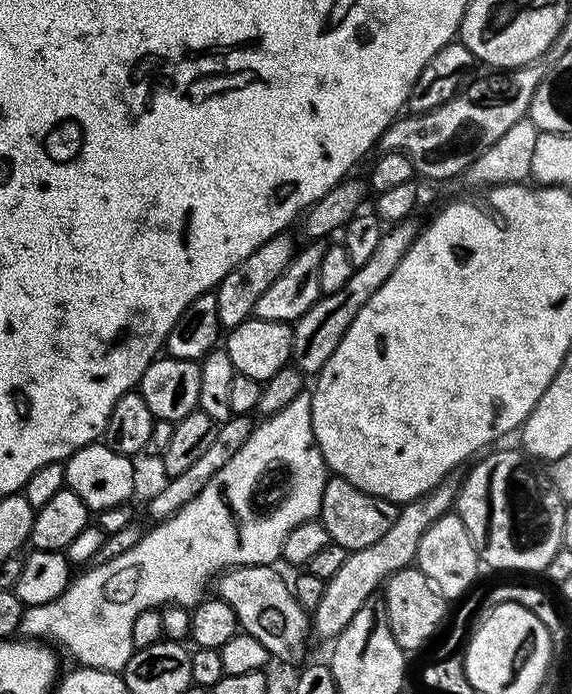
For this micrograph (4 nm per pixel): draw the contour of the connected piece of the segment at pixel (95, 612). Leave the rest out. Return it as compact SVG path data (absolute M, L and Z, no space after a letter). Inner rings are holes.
M307 391L300 392L290 406L278 410L276 416L261 419L253 427L245 445L238 450L234 458L222 467L202 492L190 502L186 502L174 516L161 520L149 532L141 535L140 541L130 550L104 565L92 564L87 570L75 577L67 590L54 602L42 606L25 607L20 623L20 632L37 642L51 643L57 649L65 648L76 659L77 665L97 668L103 672L119 673L134 651L130 638L130 626L142 610L155 608L160 610L167 605L180 605L191 609L205 599L204 592L213 583L214 578L230 568L245 568L255 564L275 565L281 559L282 542L294 526L320 516L322 498L330 473L316 445L312 429L312 397ZM271 464L285 464L292 471L292 489L277 504L268 504L265 508L256 505L256 487Z

